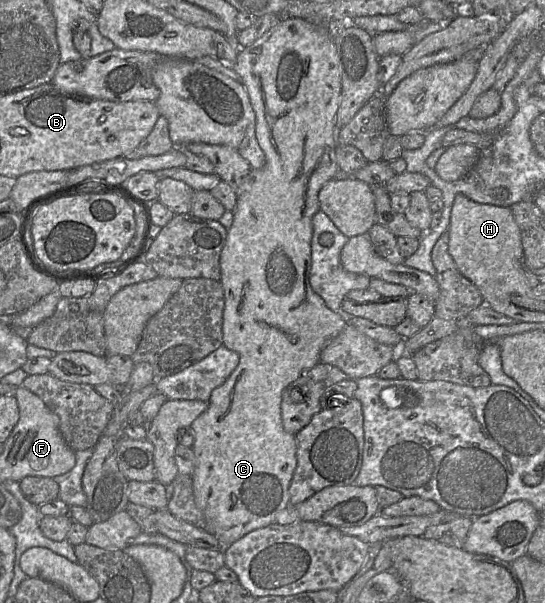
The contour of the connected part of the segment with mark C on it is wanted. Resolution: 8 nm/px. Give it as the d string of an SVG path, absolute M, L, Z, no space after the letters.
M283 17L276 25L251 45L240 48L237 58L231 64L245 86L250 104L255 113L255 136L264 152L265 164L260 169L251 169L240 186L237 203L233 211L233 222L227 230L226 242L221 250L220 283L224 292L224 309L222 316L223 345L239 355L239 363L223 384L216 387L208 400L206 410L191 424L194 431L192 449L195 456L195 469L192 474L193 494L196 506L205 518L205 531L212 534L224 548L242 538L247 533L275 523L276 516L289 503L289 485L297 465L295 435L288 433L282 424L281 401L286 386L296 380L306 370L320 362L320 354L326 344L337 336L346 326L341 314L327 307L324 300L316 294L309 284L311 267L311 239L313 235L312 217L320 211L318 193L325 183L335 178L339 167L335 156L336 133L335 117L341 98L340 60L332 33L328 27L318 26L310 21Z

